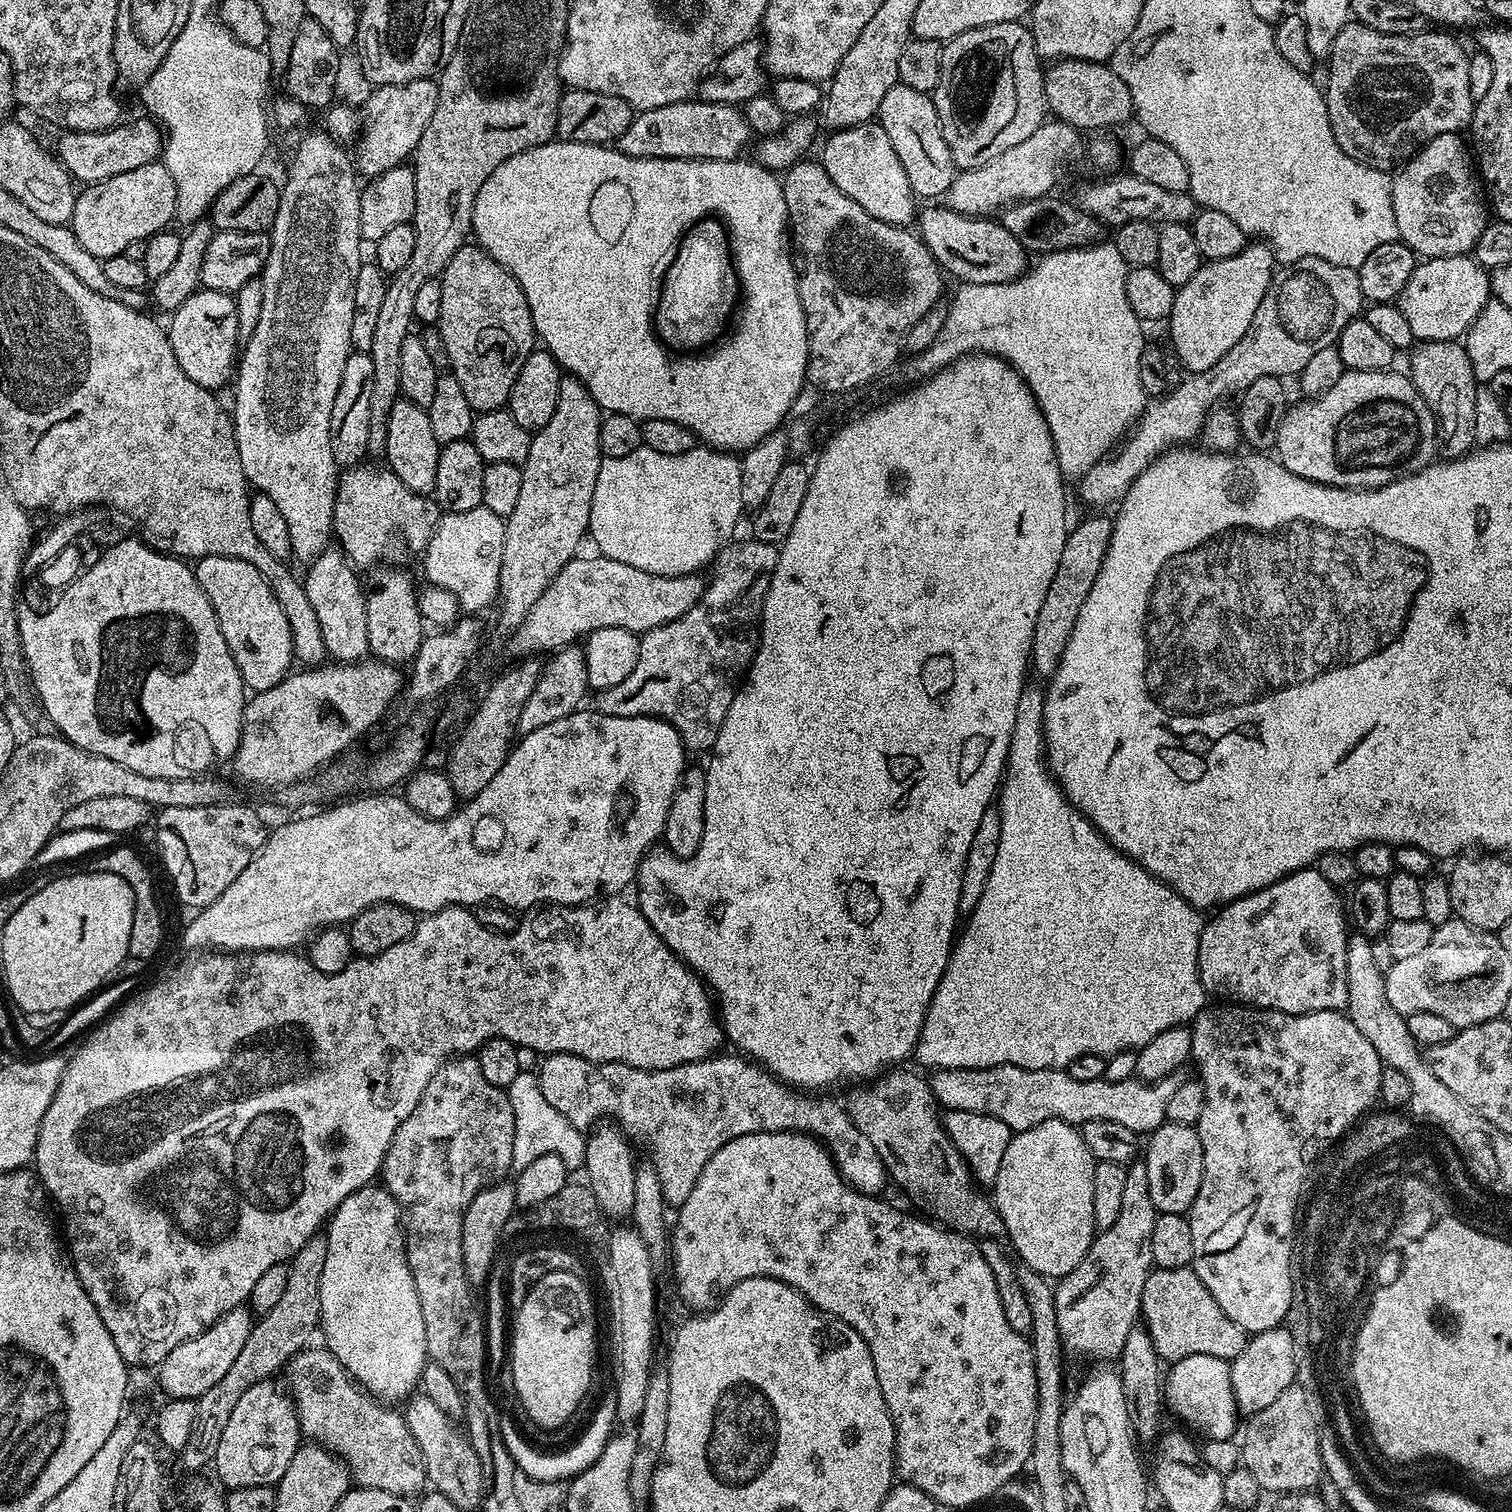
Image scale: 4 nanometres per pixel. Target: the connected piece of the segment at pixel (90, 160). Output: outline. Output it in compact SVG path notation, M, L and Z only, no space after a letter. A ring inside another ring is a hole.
M132 120L129 124L121 122L107 132L61 131L56 140L54 155L73 181L80 183L81 180L84 186L114 178L114 174L138 170L138 166L157 163L164 150L162 128L155 122L144 120Z

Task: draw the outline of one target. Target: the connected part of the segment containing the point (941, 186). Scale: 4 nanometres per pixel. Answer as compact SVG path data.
M897 82L893 88L886 90L886 98L882 98L878 123L882 130L886 130L894 146L894 154L898 154L898 162L902 162L902 170L906 170L906 178L910 178L910 186L917 197L943 197L958 169L952 162L946 138L942 138L935 99L927 92L919 92Z

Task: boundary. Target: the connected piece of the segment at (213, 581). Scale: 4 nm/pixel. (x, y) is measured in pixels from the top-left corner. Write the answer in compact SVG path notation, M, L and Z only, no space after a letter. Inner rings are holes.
M204 556L195 561L194 571L206 598L214 606L222 638L226 638L245 689L257 693L278 686L294 668L292 635L290 622L286 622L286 614L282 614L282 606L278 606L278 598L274 598L266 578L250 562L225 556Z

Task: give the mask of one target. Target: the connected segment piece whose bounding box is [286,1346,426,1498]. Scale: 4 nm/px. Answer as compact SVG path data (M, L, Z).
M323 1346L303 1348L297 1356L288 1361L287 1372L286 1384L294 1397L301 1437L307 1438L313 1444L322 1444L335 1452L348 1468L349 1477L359 1487L386 1490L386 1494L405 1498L415 1497L425 1487L422 1450L418 1450L418 1442L414 1442L414 1434L410 1434L403 1415L397 1409L396 1412L392 1409L395 1407L377 1400L372 1393L365 1392L348 1375L348 1371L343 1368L338 1358L334 1358L332 1352Z

